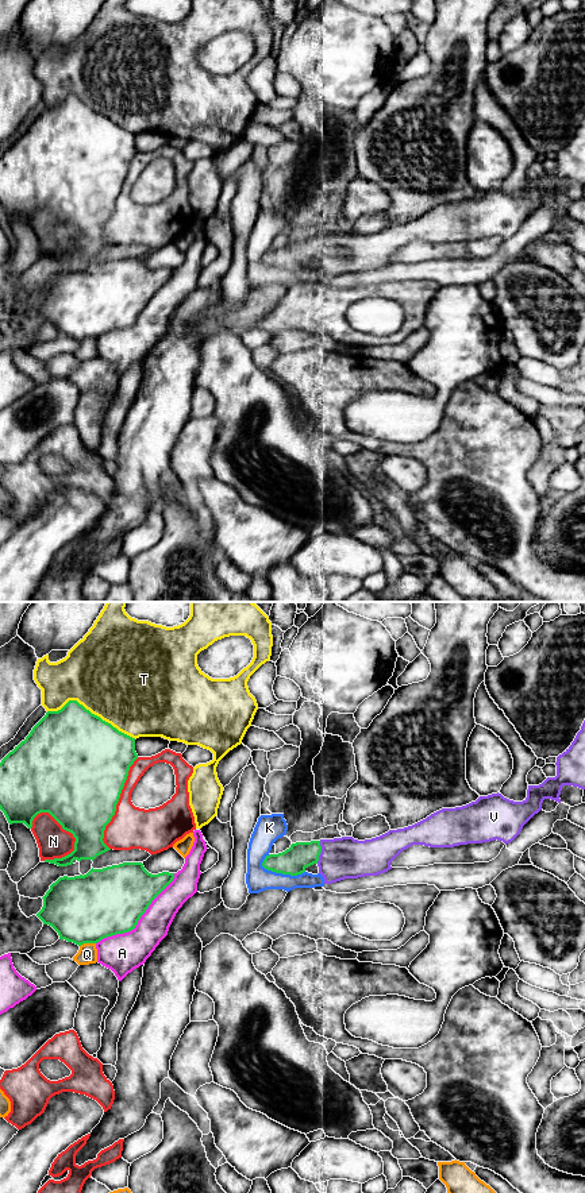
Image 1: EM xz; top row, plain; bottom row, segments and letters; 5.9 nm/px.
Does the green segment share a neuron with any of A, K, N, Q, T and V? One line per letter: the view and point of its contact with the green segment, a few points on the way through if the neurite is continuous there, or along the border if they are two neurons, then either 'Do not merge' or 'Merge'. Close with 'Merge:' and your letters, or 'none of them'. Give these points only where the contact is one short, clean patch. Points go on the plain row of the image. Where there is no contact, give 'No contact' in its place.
A: Touches green at xz (139, 313). Do not merge
K: Touches green at xz (283, 269). Do not merge
N: Touches green at xz (60, 219). Do not merge
Q: Touches green at xz (87, 338). Do not merge
T: Touches green at xz (91, 108). Do not merge
V: Touches green at xz (320, 247). Merge
Merge: V

